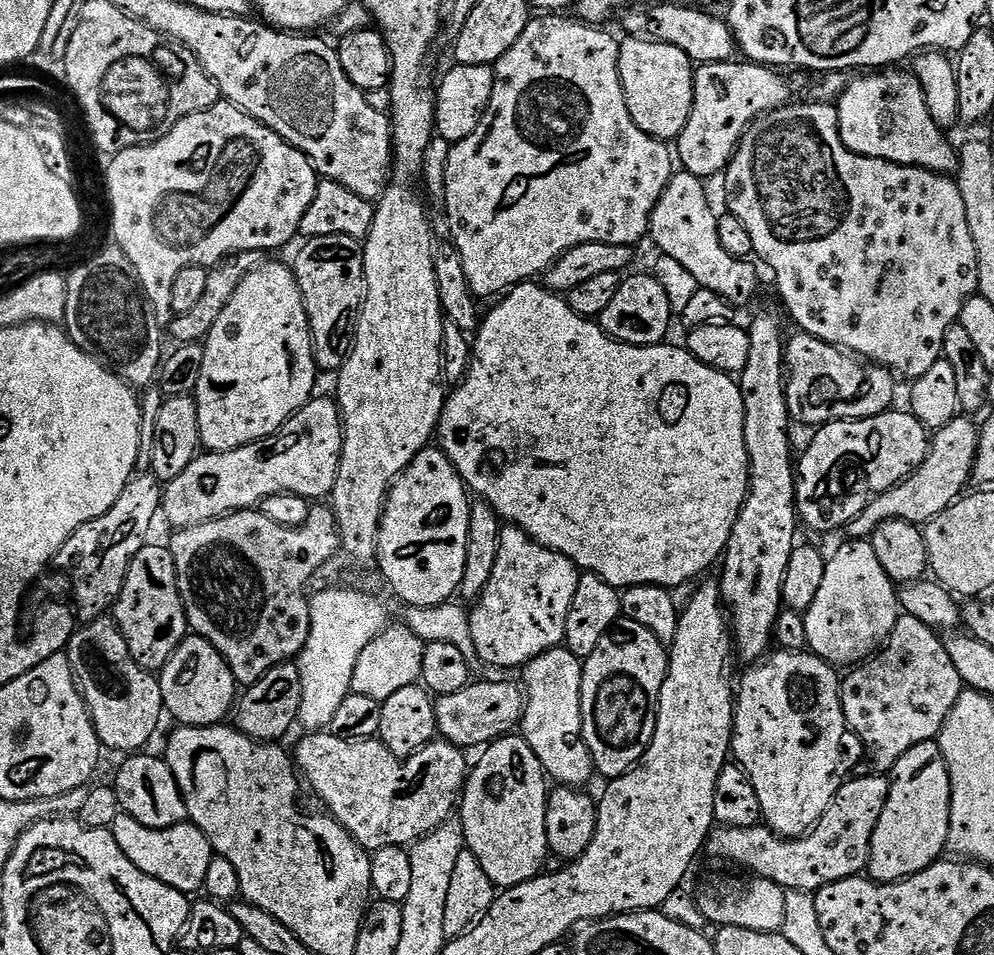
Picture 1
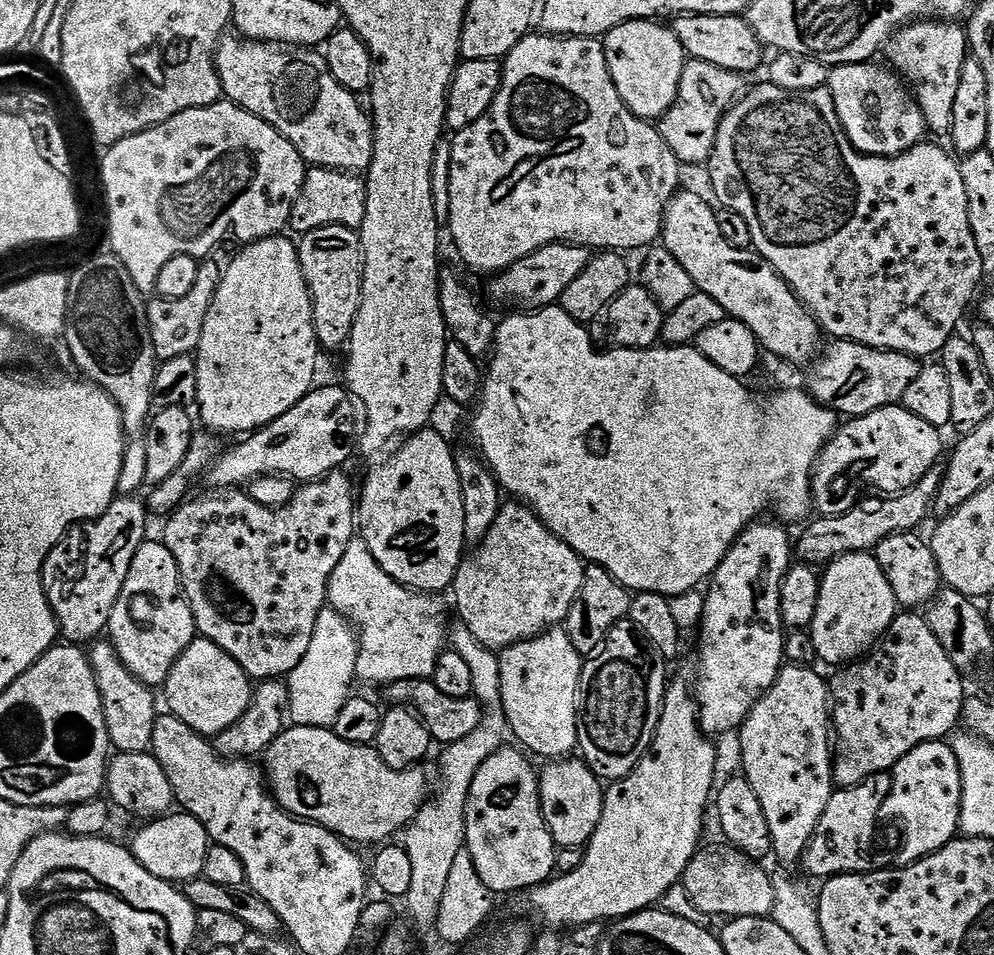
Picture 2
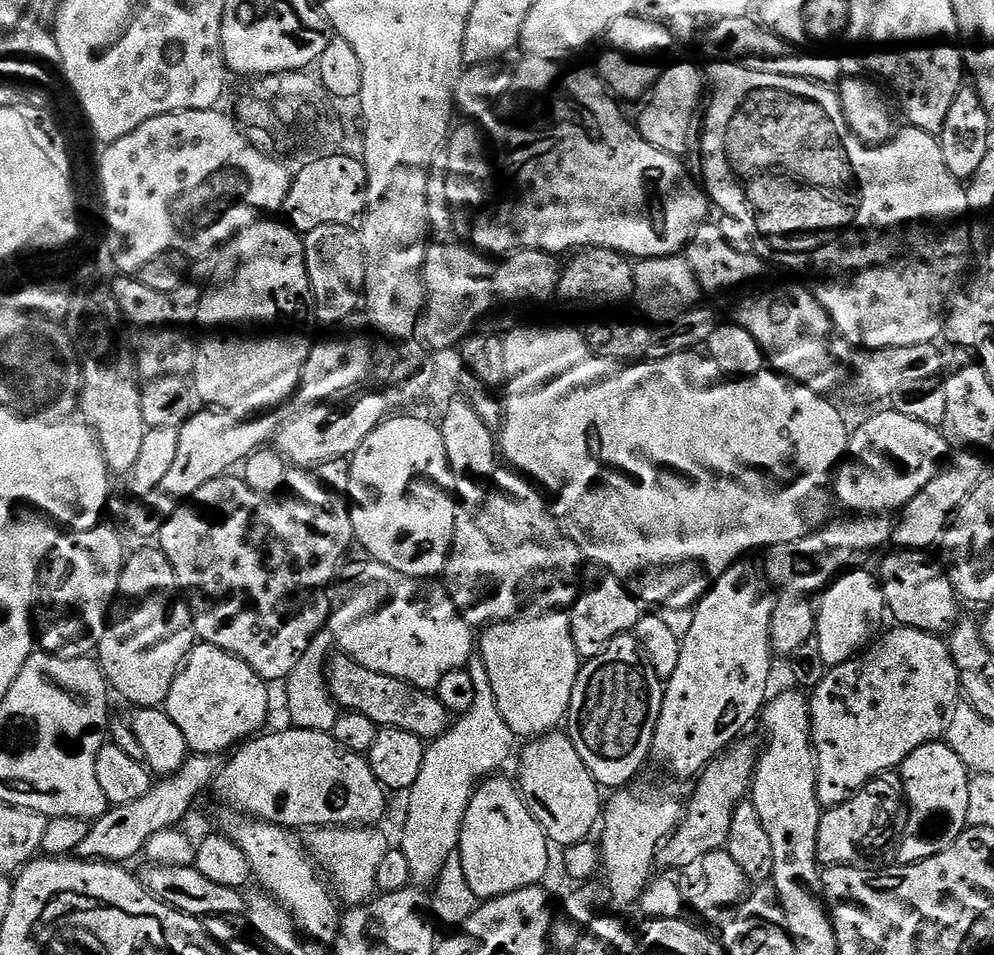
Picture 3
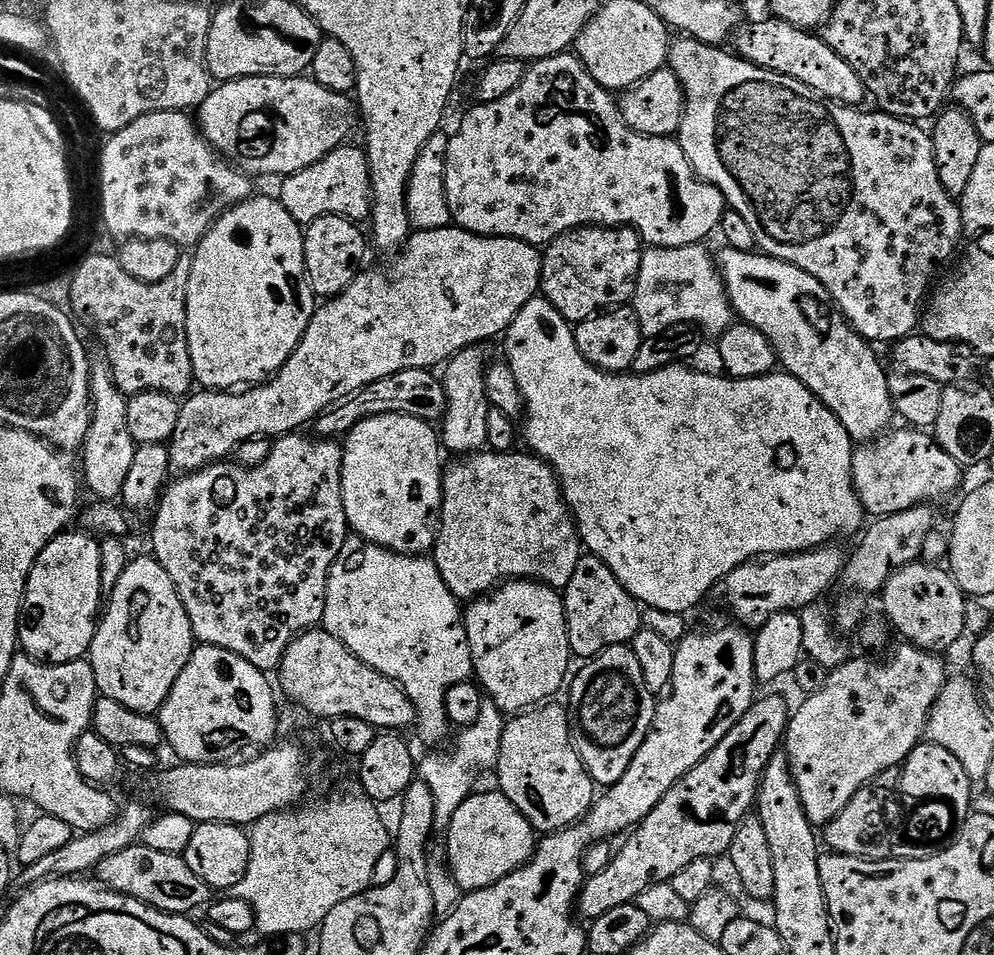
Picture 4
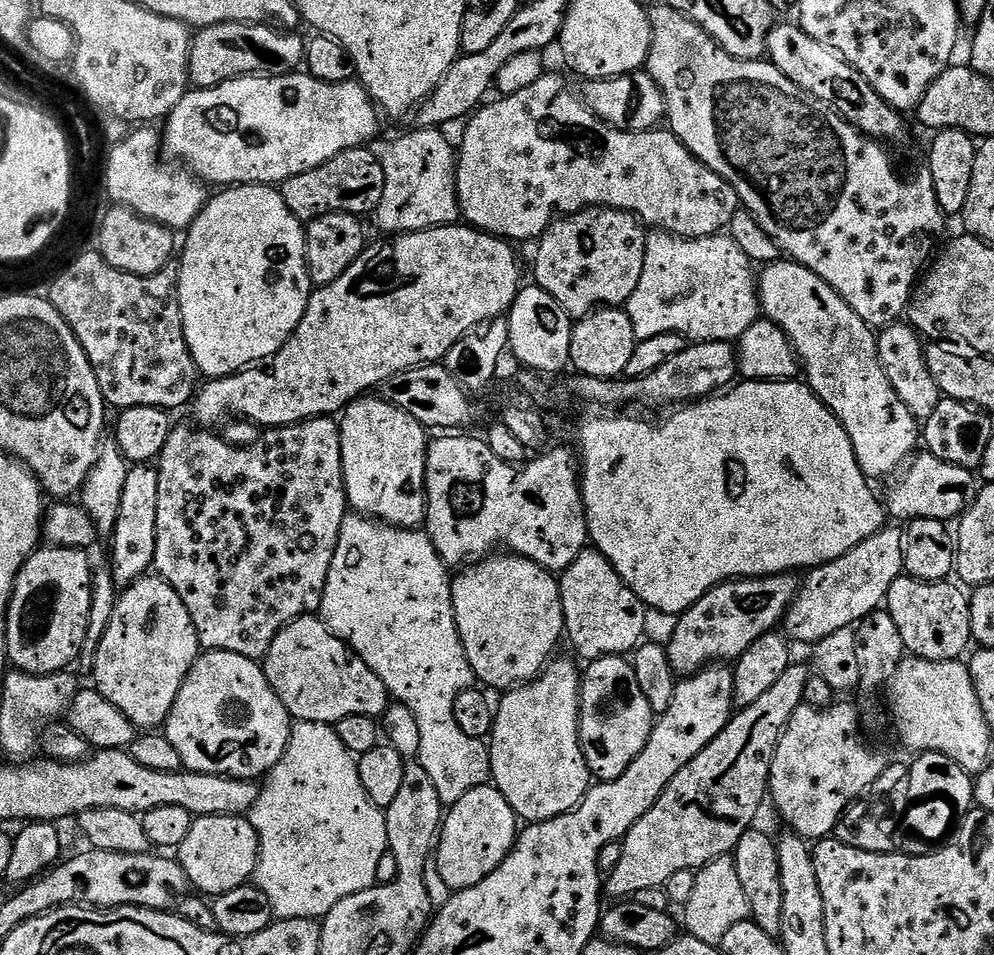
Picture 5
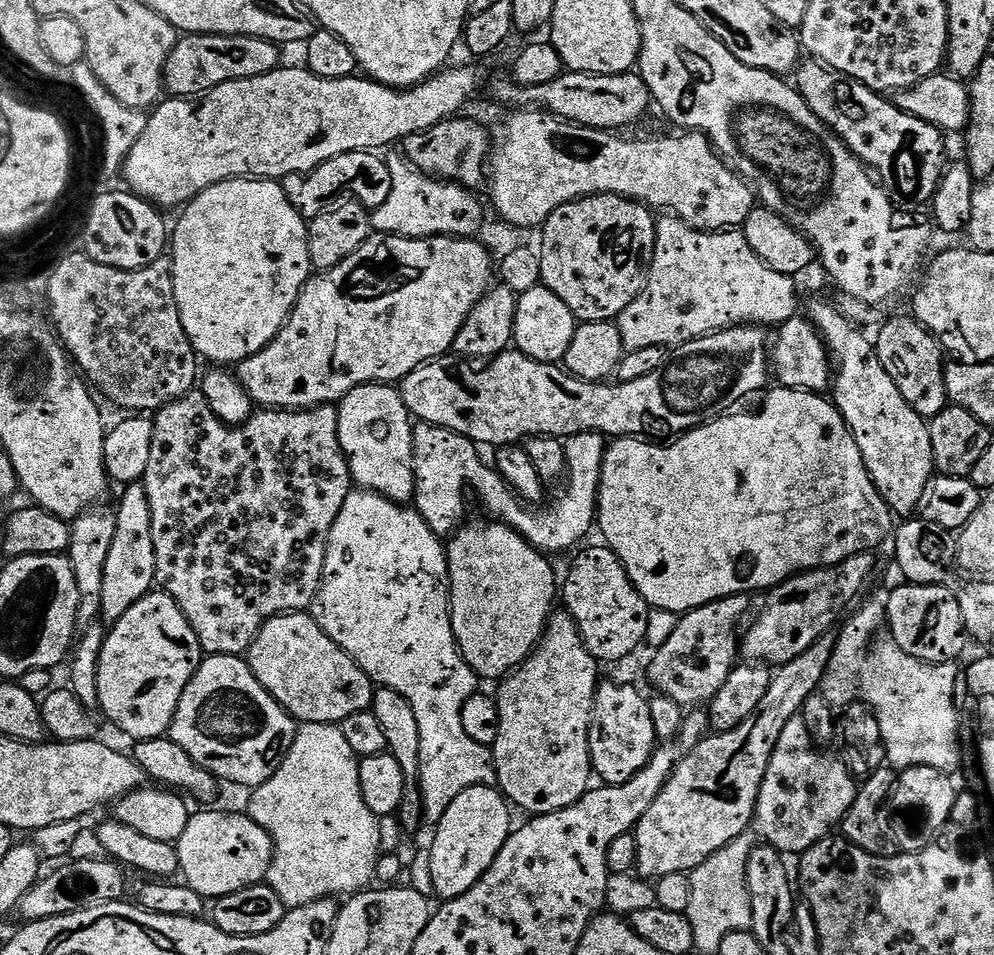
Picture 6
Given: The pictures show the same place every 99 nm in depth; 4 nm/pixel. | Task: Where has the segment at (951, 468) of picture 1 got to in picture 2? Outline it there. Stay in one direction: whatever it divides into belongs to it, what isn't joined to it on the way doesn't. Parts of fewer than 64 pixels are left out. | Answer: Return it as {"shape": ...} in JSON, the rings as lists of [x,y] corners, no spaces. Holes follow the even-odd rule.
{"shape":[[[934,467],[913,488],[881,499],[884,501],[877,508],[857,506],[841,516],[826,516],[816,518],[816,521],[813,519],[807,525],[809,528],[805,530],[804,537],[795,541],[795,559],[809,566],[827,566],[837,556],[845,556],[851,552],[871,553],[882,541],[896,532],[916,532],[919,524],[927,518],[928,512],[930,516],[933,511],[941,479],[941,469]]]}

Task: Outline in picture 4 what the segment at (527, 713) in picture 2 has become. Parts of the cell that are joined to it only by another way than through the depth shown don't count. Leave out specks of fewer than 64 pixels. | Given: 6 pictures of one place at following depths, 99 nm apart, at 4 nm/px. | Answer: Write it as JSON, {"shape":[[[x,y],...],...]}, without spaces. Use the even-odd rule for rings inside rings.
{"shape":[[[510,580],[503,586],[497,586],[491,592],[477,596],[463,609],[462,619],[466,626],[466,638],[470,642],[470,654],[472,655],[472,671],[475,679],[478,681],[485,697],[494,702],[494,706],[498,706],[498,710],[505,714],[519,714],[529,711],[537,706],[543,705],[545,702],[551,701],[552,696],[560,687],[565,687],[566,681],[569,679],[570,671],[568,667],[574,663],[572,647],[570,646],[570,638],[566,630],[566,614],[564,613],[564,598],[557,589],[551,588],[549,584],[542,584],[539,580]]]}

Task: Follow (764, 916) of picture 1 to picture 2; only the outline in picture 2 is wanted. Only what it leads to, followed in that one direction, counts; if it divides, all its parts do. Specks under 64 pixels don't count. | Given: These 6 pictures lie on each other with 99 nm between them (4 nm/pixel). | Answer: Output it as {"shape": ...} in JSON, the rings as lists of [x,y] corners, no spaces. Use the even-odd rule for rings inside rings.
{"shape":[[[730,848],[726,850],[699,851],[687,864],[682,881],[691,904],[702,914],[708,916],[769,917],[772,913],[775,893],[771,875],[764,872],[757,863],[749,860],[743,853]]]}

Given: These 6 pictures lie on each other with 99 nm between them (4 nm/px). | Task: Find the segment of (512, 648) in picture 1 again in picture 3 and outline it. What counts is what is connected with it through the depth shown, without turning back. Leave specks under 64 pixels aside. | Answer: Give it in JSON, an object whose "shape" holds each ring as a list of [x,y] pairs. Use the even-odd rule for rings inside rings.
{"shape":[[[500,470],[483,504],[471,514],[457,515],[442,583],[466,623],[480,630],[489,624],[512,620],[527,609],[524,608],[527,604],[548,610],[571,609],[582,591],[582,557],[576,543],[561,530],[552,515],[545,493],[527,476],[515,470]]]}

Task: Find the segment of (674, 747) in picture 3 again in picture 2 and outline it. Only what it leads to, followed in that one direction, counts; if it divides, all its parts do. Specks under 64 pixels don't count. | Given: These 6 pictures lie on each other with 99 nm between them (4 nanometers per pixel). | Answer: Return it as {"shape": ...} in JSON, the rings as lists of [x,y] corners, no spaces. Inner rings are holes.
{"shape":[[[753,522],[741,532],[726,558],[722,558],[718,570],[712,575],[706,588],[704,621],[698,629],[700,673],[696,676],[696,684],[694,680],[694,695],[700,713],[700,728],[712,738],[717,738],[716,736],[722,735],[723,732],[735,733],[739,730],[752,707],[774,686],[781,668],[786,664],[786,629],[780,614],[780,585],[793,563],[794,544],[791,539],[788,541],[789,529],[783,523],[764,523]]]}

